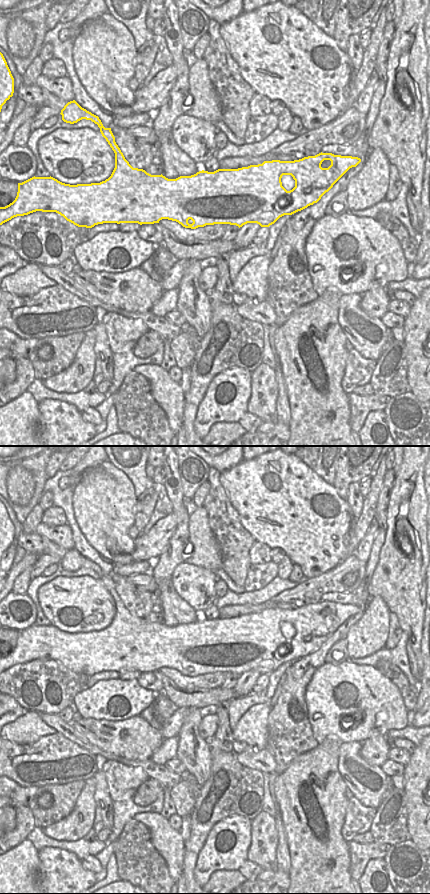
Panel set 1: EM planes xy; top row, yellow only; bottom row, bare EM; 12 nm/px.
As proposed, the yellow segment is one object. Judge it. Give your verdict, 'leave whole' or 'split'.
leave whole

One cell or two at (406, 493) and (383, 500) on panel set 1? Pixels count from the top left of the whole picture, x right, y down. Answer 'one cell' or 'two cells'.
two cells

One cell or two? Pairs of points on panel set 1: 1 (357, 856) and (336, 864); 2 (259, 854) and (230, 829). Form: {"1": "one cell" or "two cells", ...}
{"1": "two cells", "2": "two cells"}

